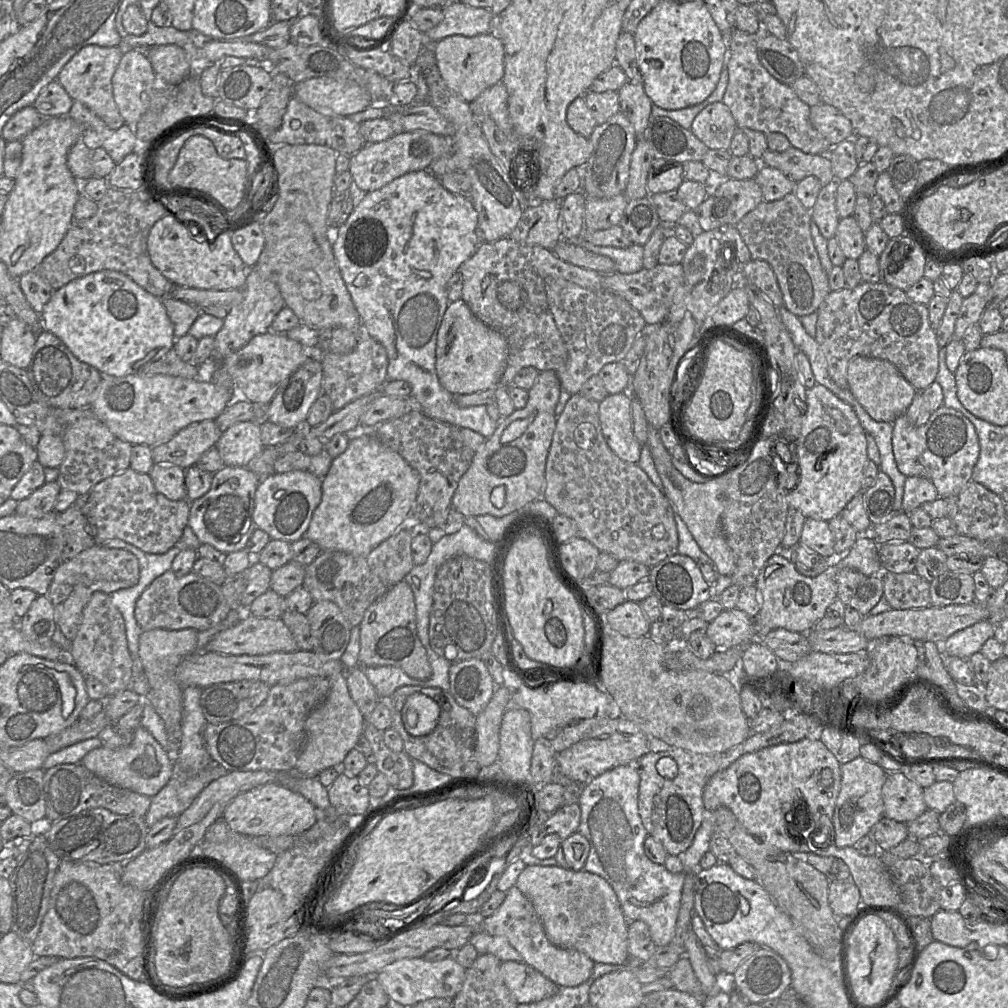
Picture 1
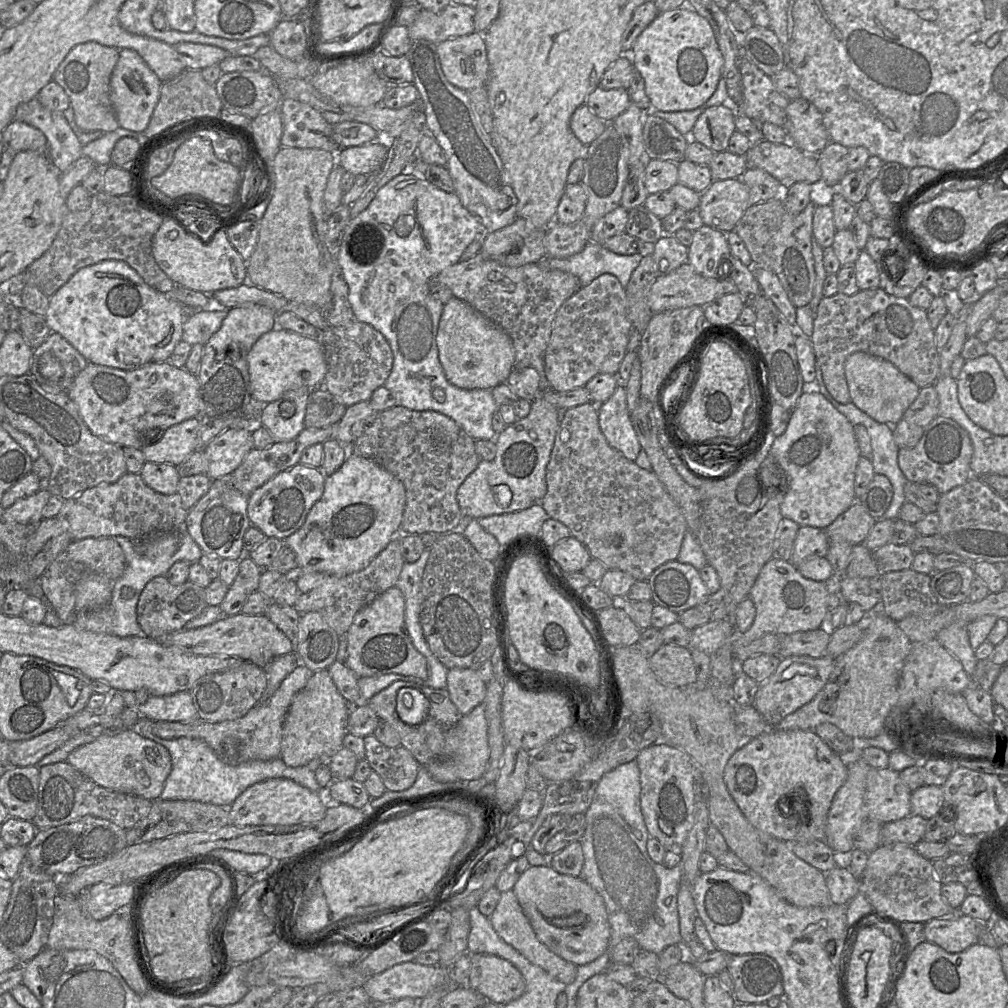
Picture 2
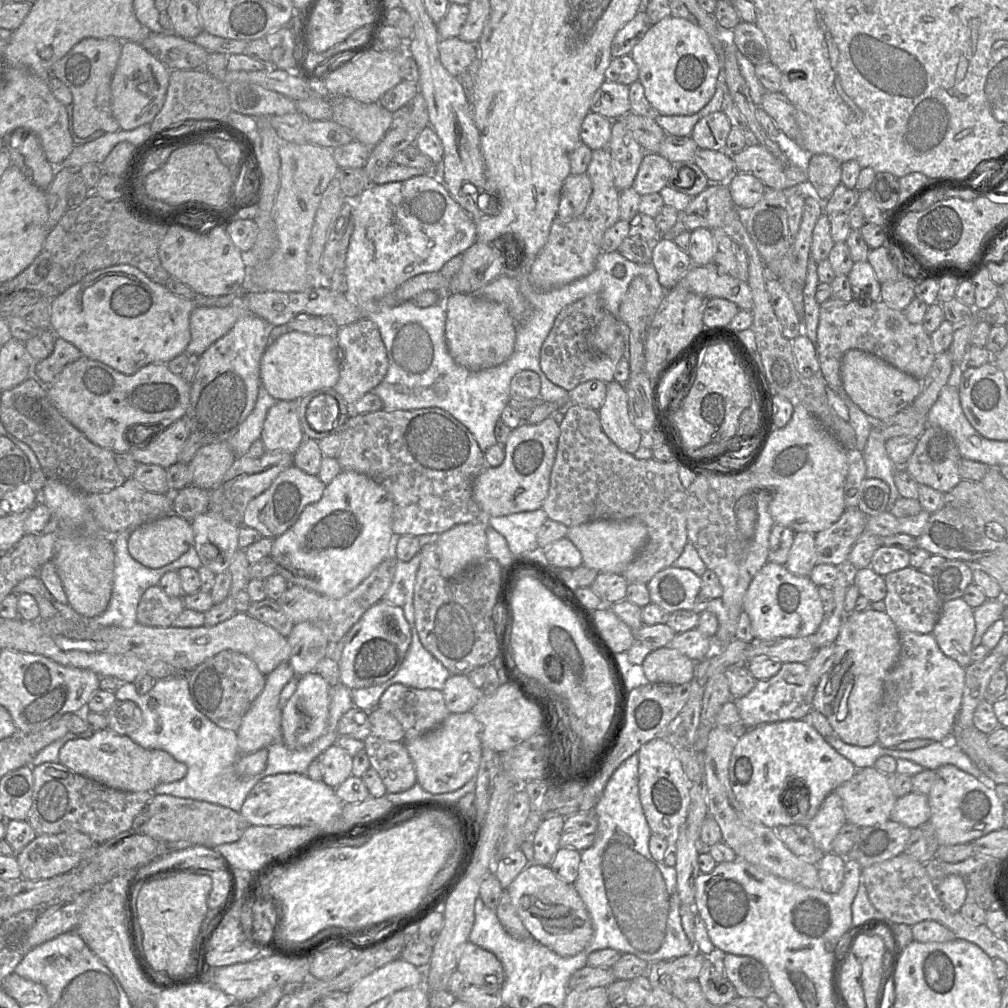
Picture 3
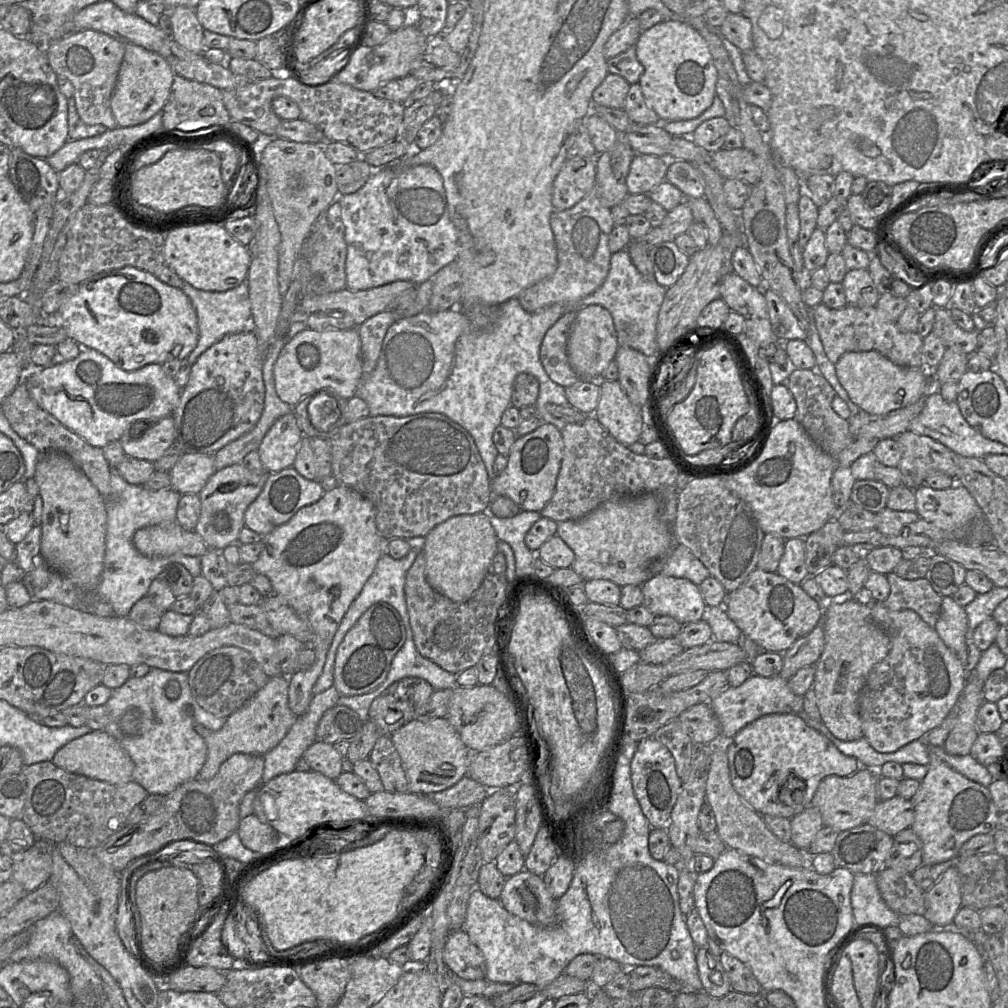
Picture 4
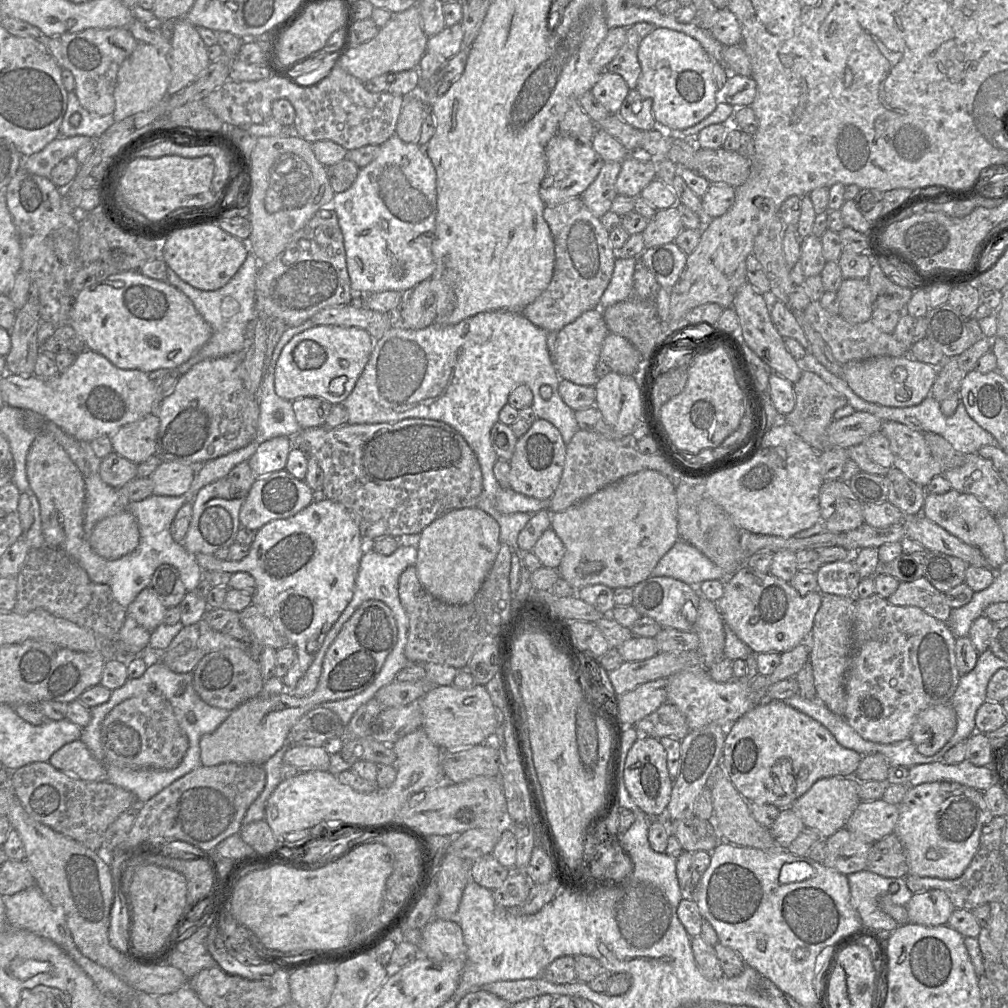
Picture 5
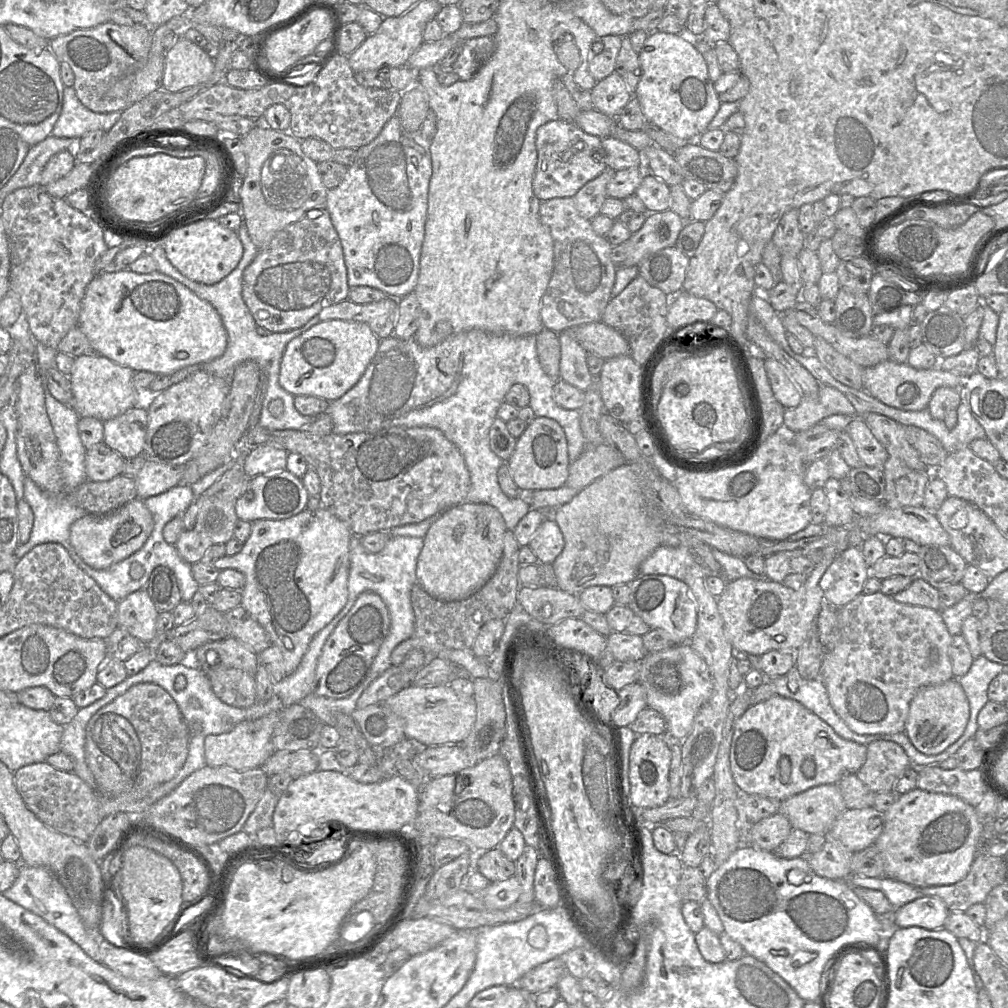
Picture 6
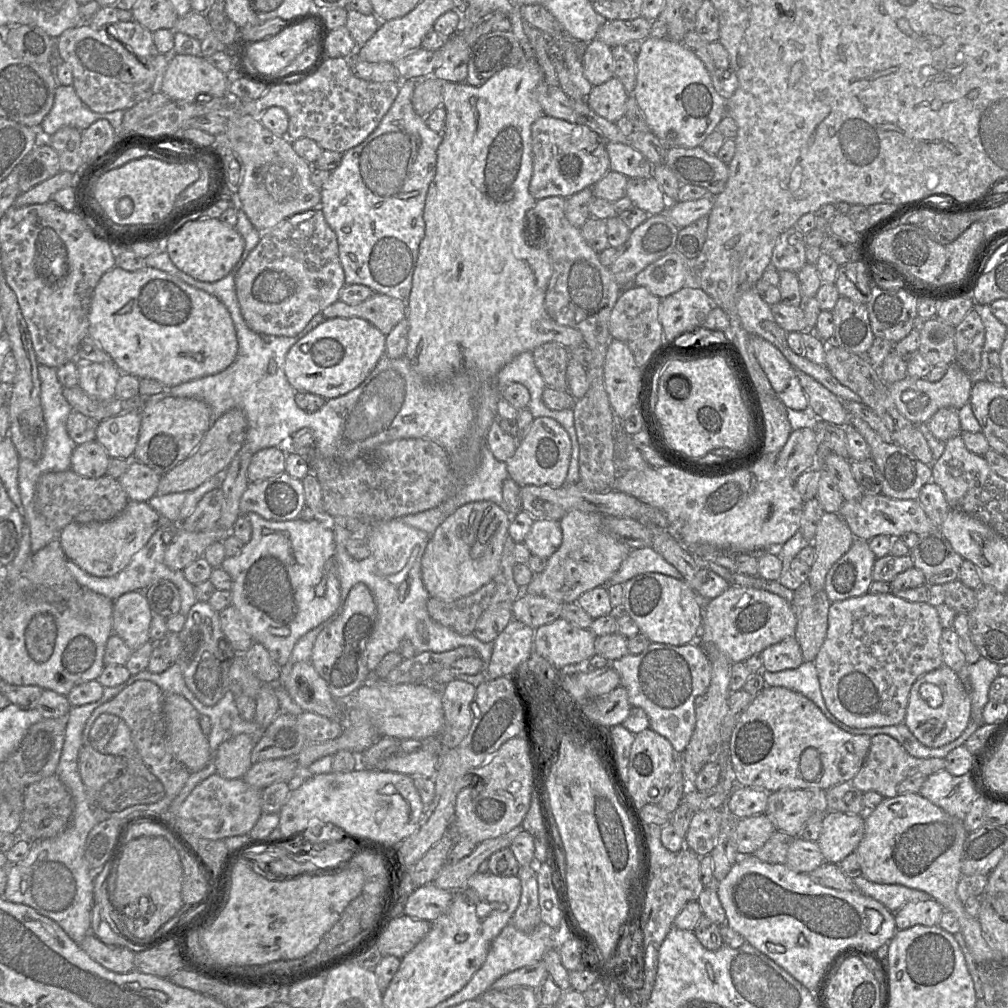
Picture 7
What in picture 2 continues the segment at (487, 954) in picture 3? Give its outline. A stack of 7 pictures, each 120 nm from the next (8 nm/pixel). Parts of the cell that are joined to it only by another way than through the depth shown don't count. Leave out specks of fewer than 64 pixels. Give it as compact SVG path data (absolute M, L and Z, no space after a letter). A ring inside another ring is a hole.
M471 954L468 986L489 1002L505 1005L525 991L521 972L509 961L494 955Z

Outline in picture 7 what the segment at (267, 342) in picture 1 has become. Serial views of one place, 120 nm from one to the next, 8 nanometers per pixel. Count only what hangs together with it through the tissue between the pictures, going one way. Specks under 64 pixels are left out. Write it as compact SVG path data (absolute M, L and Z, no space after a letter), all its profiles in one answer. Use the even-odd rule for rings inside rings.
M358 317L326 319L290 348L285 360L285 374L296 392L311 393L329 400L357 388L385 355L385 350L386 336L367 320Z

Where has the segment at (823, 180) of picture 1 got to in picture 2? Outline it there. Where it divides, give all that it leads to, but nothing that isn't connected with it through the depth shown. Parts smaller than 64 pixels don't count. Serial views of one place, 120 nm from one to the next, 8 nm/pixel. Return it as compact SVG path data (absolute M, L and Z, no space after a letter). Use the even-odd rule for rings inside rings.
M763 139L749 148L745 158L748 167L766 171L780 182L782 188L797 182L812 184L821 180L816 155L804 152L790 141L776 144Z

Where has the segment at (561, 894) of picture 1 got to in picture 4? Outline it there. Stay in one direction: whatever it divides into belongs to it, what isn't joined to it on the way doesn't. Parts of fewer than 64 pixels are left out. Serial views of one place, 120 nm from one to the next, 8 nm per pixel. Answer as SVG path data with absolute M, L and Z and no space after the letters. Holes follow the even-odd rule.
M526 869L506 879L499 896L502 906L511 914L537 926L550 926L556 923L557 900L547 889L542 876Z

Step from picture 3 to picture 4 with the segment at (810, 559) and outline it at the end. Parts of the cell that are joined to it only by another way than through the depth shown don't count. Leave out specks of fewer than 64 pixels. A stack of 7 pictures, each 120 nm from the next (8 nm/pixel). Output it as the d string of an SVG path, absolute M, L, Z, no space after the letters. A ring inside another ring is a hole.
M790 538L785 541L784 553L776 572L795 584L810 576L805 564L804 539Z

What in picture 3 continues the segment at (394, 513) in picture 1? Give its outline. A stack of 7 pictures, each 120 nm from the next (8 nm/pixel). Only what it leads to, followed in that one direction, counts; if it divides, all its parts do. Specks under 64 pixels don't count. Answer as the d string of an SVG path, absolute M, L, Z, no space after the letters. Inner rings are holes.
M342 470L329 484L326 485L321 499L306 506L294 525L282 535L273 539L270 557L276 564L276 574L283 576L289 586L298 585L331 598L341 598L345 596L366 579L386 558L395 558L395 541L400 536L395 535L392 531L393 511L393 500L381 485L364 474L351 470Z

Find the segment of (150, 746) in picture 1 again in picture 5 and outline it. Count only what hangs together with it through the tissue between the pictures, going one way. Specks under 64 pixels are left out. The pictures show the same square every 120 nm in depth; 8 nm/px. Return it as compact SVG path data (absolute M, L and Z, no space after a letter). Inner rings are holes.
M77 739L54 752L49 761L56 769L85 781L106 781L105 762L93 757L87 746Z

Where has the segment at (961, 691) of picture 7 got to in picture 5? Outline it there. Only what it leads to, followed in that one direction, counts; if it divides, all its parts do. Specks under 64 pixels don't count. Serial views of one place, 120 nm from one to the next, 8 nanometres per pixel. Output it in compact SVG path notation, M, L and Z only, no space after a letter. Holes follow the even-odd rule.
M951 703L939 704L919 713L910 738L920 754L930 757L947 744L956 727L957 716Z

